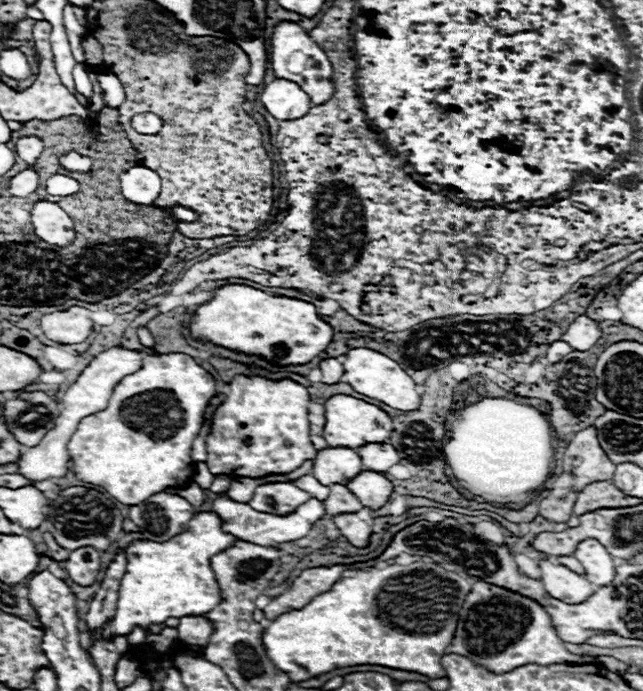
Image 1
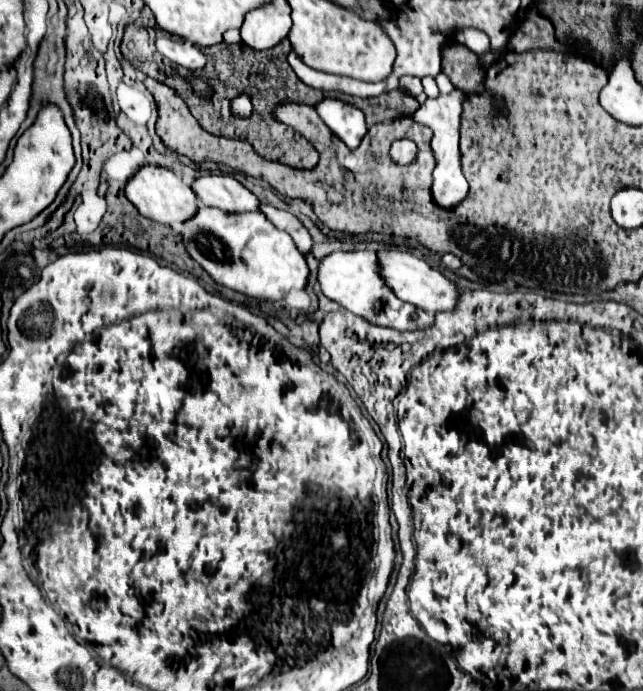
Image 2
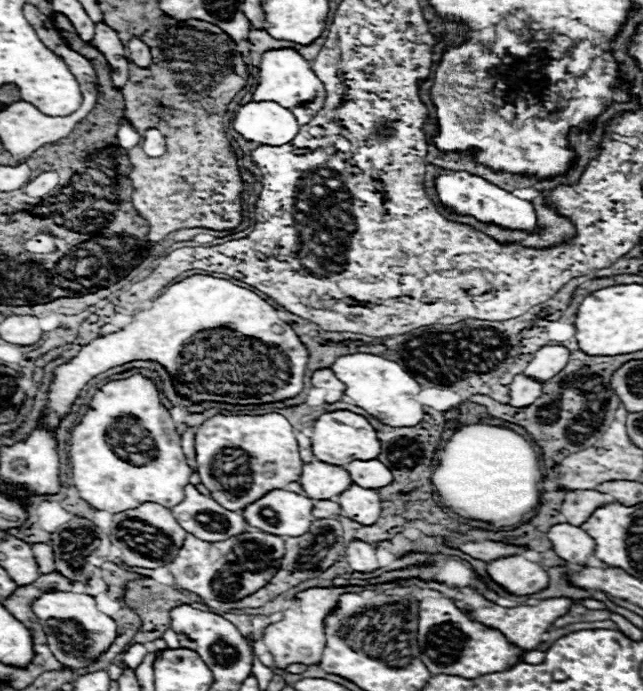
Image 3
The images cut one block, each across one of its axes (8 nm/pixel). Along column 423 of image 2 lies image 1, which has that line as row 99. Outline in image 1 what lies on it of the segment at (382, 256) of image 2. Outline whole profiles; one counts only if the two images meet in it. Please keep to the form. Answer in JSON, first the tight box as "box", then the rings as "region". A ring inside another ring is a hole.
{"box":[260,80,310,120],"region":[[[274,80],[266,84],[264,92],[260,94],[260,102],[276,120],[294,120],[302,118],[310,108],[310,98],[296,86],[294,82]]]}

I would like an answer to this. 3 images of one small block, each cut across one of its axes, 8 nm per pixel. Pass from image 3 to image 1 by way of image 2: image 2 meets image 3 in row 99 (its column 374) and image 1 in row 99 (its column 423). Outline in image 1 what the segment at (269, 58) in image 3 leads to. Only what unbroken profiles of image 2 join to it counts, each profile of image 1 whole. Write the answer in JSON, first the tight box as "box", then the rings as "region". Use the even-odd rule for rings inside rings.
{"box":[270,22,334,106],"region":[[[280,22],[274,32],[272,32],[272,48],[270,48],[270,64],[274,70],[276,78],[284,78],[290,82],[296,82],[312,100],[314,106],[328,102],[328,98],[332,98],[334,94],[334,82],[332,82],[332,64],[328,60],[328,56],[324,54],[324,50],[320,50],[320,46],[316,46],[316,42],[312,42],[312,38],[308,36],[308,32],[294,24],[294,22]]]}

